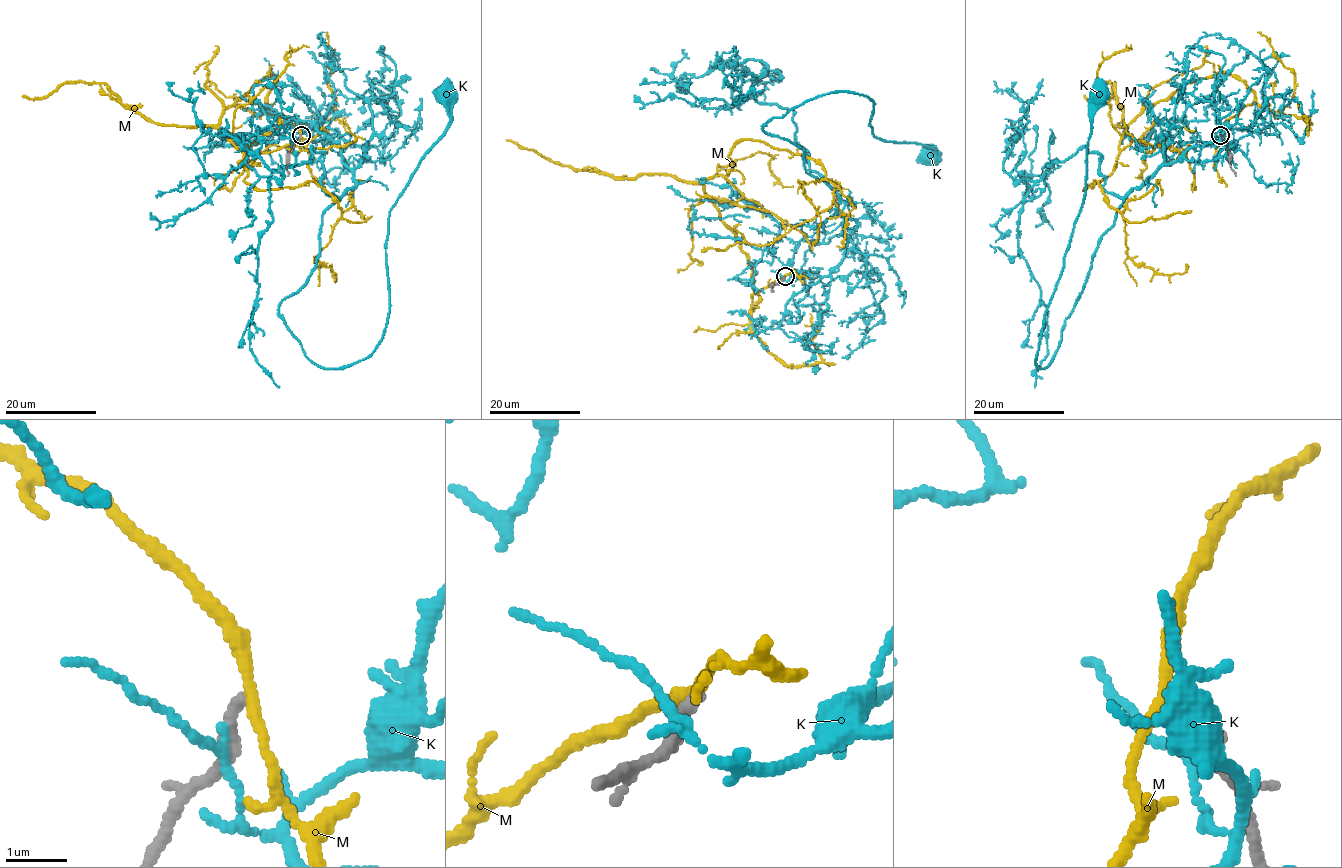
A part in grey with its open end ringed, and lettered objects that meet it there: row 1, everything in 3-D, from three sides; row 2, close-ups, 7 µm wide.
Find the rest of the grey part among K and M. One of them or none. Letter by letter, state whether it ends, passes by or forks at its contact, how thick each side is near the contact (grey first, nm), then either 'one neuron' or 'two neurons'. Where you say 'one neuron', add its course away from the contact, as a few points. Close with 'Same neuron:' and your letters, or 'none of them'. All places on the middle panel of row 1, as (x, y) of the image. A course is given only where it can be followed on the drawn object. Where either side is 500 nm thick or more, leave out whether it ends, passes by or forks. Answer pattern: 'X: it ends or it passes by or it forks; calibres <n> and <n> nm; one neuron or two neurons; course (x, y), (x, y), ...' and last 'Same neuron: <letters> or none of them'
K: it passes by; calibres 280 and 120 nm; two neurons
M: it passes by; calibres 200 and 200 nm; two neurons
Same neuron: none of them

